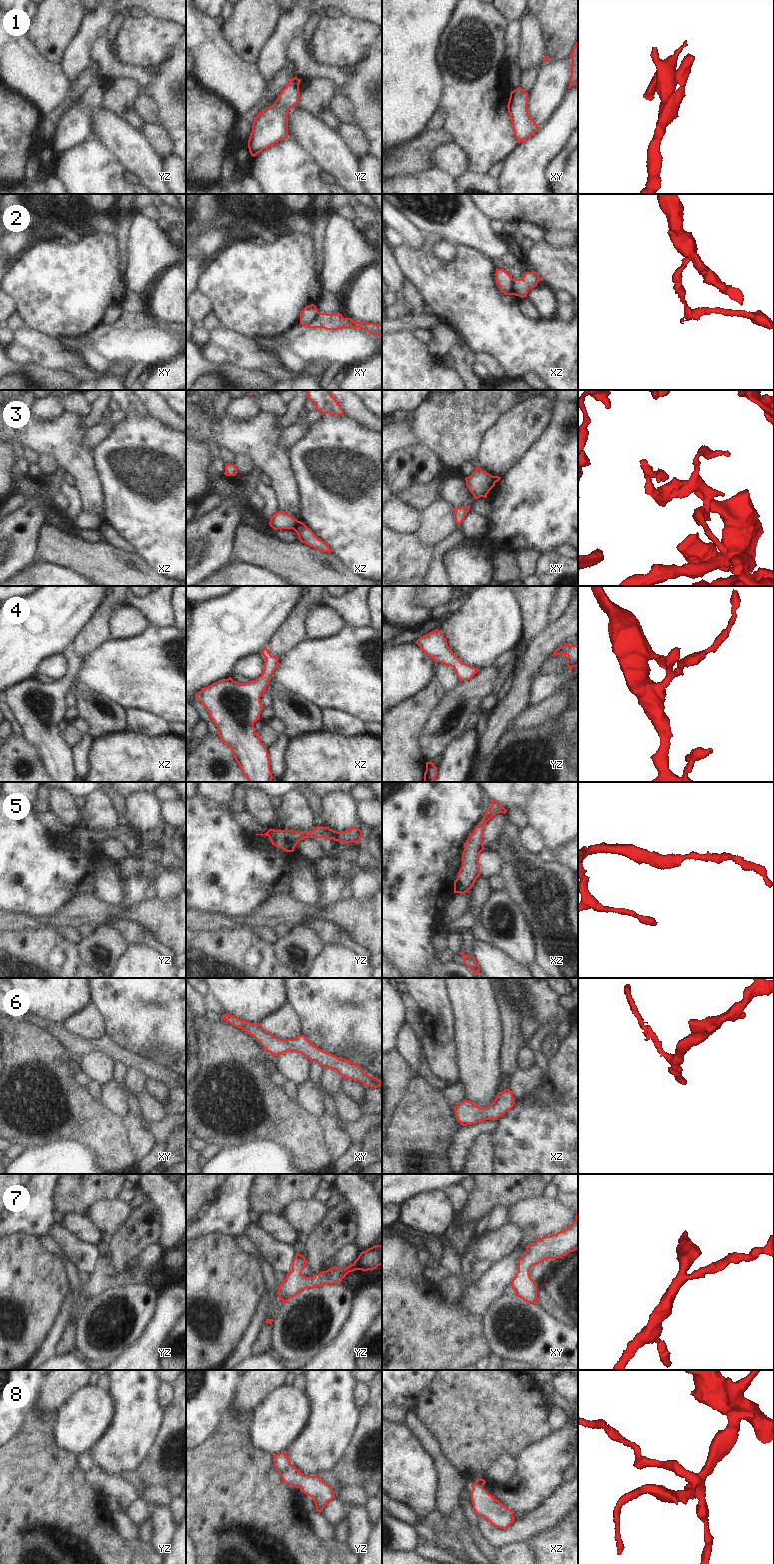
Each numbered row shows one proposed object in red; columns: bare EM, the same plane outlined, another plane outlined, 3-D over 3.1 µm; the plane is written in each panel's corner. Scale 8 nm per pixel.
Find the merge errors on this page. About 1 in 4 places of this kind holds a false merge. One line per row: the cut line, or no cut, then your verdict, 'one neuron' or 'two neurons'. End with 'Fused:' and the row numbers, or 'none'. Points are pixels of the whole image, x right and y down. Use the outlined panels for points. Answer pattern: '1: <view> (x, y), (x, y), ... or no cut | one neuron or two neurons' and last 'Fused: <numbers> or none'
1: no cut | one neuron
2: xy (318, 312), (305, 325) | two neurons
3: xz (299, 521), (293, 529) | two neurons
4: no cut | one neuron
5: no cut | one neuron
6: no cut | one neuron
7: no cut | one neuron
8: no cut | one neuron
Fused: 2, 3

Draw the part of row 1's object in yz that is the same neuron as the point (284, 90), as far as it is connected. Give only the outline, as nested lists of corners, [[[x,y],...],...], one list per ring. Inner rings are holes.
[[[292,78],[280,92],[275,103],[266,107],[253,121],[248,140],[250,154],[255,157],[262,150],[280,140],[288,139],[288,113],[298,104],[301,79]]]

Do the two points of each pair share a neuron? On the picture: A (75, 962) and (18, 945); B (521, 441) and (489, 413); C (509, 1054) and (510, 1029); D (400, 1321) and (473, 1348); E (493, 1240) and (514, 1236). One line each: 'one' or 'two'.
A: one
B: two
C: one
D: one
E: one

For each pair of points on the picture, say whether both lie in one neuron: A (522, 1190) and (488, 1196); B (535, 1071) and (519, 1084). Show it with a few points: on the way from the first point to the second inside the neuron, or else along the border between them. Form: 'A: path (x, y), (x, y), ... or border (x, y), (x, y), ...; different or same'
A: path (514, 1190), (510, 1192), (496, 1192); same
B: path (531, 1075), (523, 1081); same

